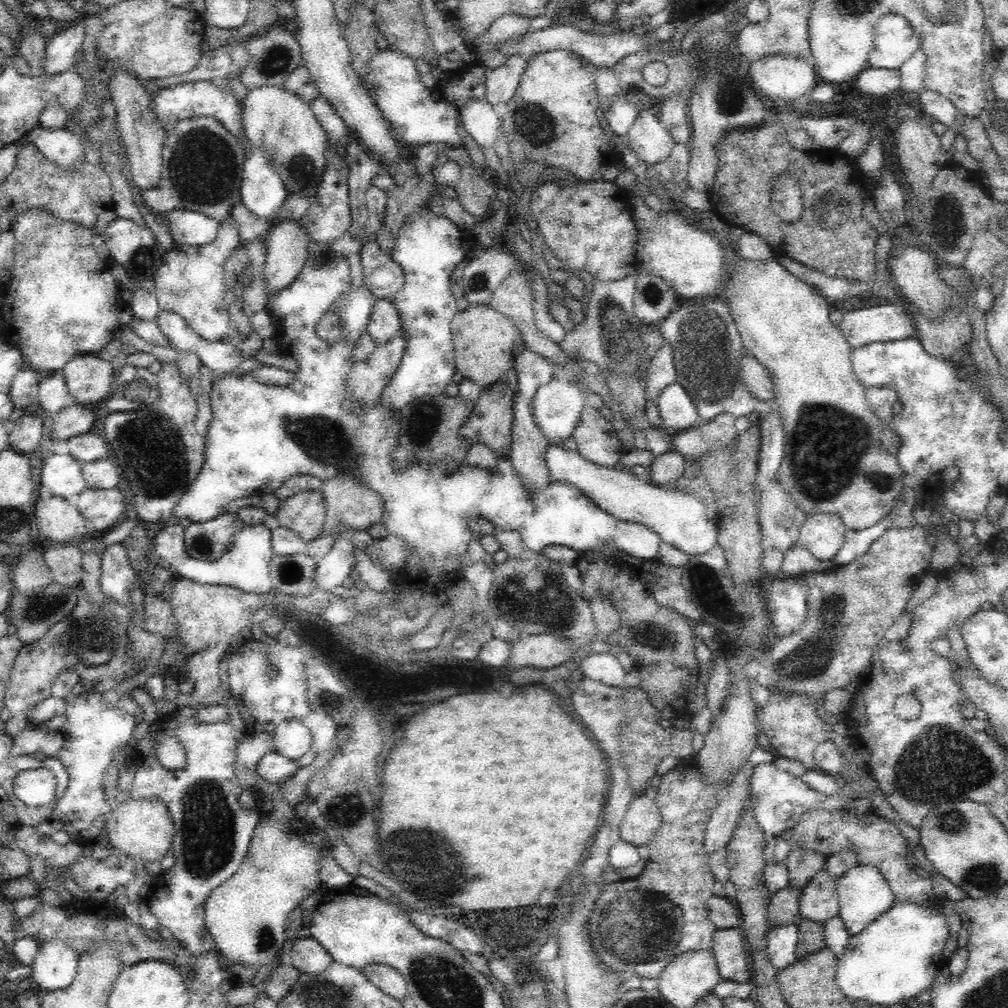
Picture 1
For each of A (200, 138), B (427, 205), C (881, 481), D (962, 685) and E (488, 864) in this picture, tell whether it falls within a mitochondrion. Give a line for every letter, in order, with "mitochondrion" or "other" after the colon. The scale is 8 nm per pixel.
A: mitochondrion
B: other
C: mitochondrion
D: other
E: other

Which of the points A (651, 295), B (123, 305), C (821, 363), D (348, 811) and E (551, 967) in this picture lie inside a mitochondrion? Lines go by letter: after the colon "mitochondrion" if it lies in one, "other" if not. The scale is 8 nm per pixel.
A: mitochondrion
B: other
C: other
D: mitochondrion
E: other

